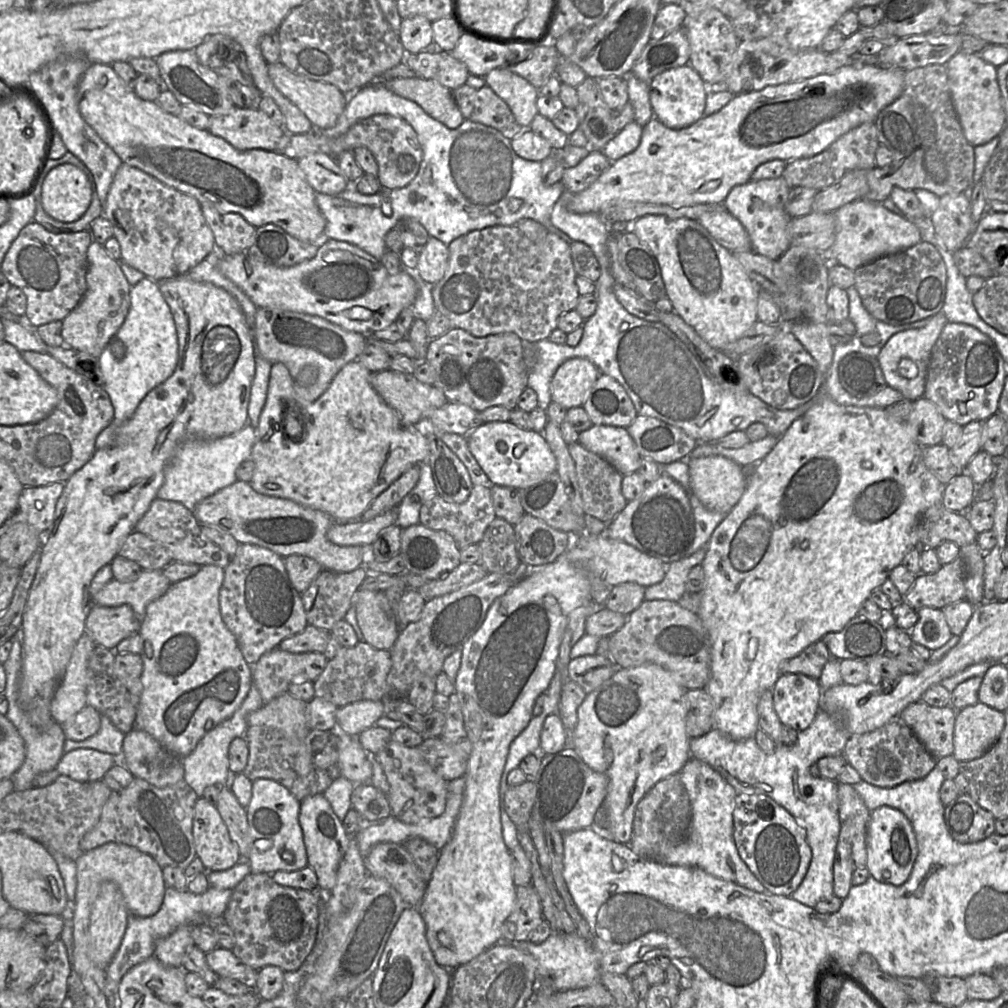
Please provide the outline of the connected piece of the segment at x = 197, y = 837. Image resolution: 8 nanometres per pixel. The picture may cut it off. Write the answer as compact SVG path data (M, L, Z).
M198 797L192 835L198 857L207 871L224 871L242 861L238 845L230 838L216 806Z

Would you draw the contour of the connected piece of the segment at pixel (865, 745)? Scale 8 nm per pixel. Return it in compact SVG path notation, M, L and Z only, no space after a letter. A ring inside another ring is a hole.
M899 716L893 717L874 731L851 735L845 744L843 755L862 781L881 788L920 780L937 765L937 759L926 750L912 729Z

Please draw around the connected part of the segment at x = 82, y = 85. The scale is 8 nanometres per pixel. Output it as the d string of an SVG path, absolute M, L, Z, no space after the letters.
M92 63L79 82L79 112L85 122L110 146L125 164L138 168L200 203L222 214L237 213L255 228L274 224L292 237L319 244L326 220L316 204L316 191L306 181L296 159L263 149L240 151L208 130L195 128L178 116L165 112L155 101L139 98L114 72L112 65Z

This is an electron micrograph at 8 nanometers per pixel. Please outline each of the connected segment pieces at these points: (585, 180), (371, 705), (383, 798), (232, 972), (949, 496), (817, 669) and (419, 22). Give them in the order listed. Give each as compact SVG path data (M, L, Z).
M590 151L576 166L565 168L561 182L566 191L579 193L593 184L611 163L602 151Z
M360 700L338 708L336 713L337 729L350 736L358 736L374 726L384 714L385 707L381 700Z
M371 783L355 784L351 803L362 820L381 820L391 814L387 796Z
M222 947L205 953L209 967L219 976L240 981L250 988L254 988L258 970L244 964L232 950Z
M962 472L945 485L942 504L949 511L964 513L975 501L977 487L973 479Z
M817 641L805 648L797 656L781 664L781 674L804 674L819 680L825 664L832 658L823 641Z
M424 16L402 19L400 38L407 54L424 51L433 42L432 22Z

